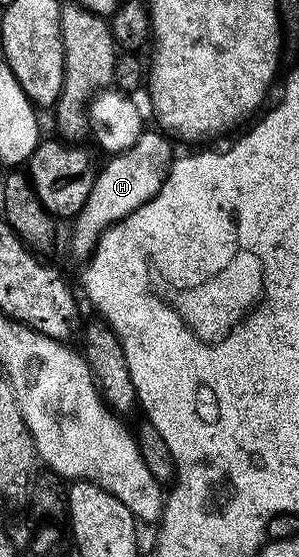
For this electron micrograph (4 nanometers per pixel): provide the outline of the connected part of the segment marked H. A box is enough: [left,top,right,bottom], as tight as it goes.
[70,128,175,259]

